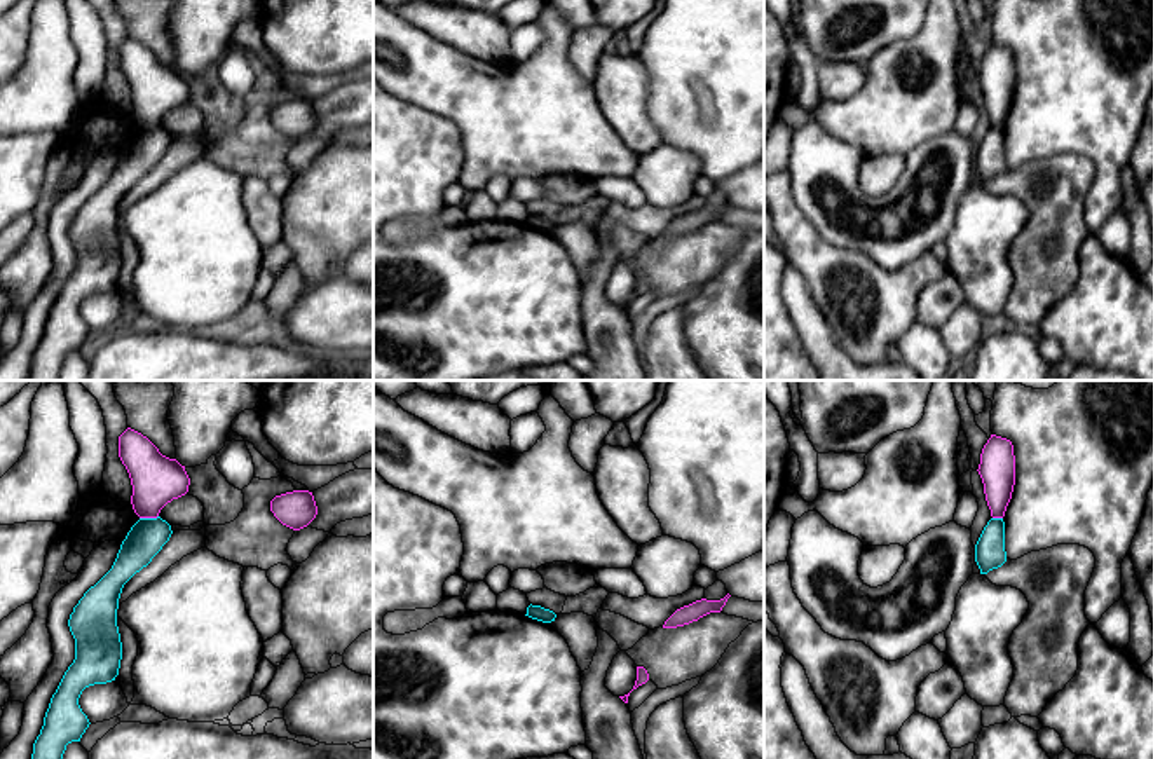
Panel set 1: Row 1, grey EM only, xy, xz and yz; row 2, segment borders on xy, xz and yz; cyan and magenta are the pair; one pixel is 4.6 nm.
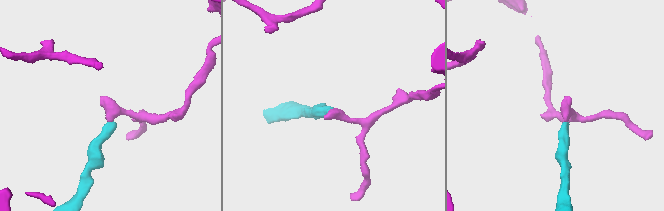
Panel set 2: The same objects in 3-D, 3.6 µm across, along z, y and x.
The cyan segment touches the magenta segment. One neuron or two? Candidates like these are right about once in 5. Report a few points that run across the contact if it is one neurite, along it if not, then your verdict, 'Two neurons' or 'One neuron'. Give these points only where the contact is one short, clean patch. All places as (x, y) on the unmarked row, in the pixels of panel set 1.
Line: xy (157, 124), (140, 128). Two neurons

